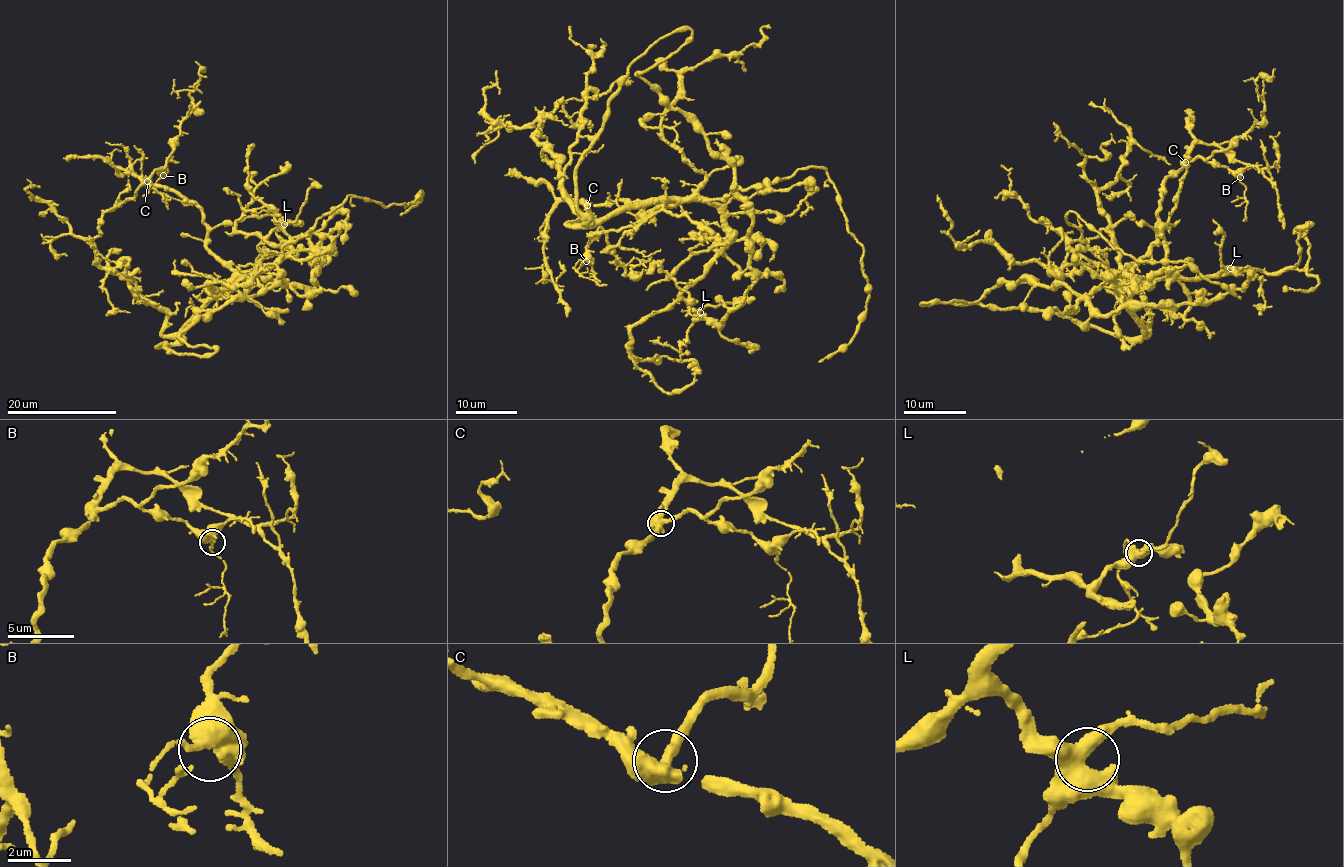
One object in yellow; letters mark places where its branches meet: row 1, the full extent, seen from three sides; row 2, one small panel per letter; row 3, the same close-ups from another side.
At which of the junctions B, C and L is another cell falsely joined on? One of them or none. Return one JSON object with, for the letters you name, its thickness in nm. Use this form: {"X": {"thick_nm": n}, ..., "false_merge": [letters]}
{"C": {"thick_nm": 480}, "false_merge": ["C"]}

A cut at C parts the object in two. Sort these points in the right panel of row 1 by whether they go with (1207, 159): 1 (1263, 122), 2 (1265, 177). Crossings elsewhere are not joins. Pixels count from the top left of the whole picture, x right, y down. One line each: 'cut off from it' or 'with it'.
1: with it
2: cut off from it

